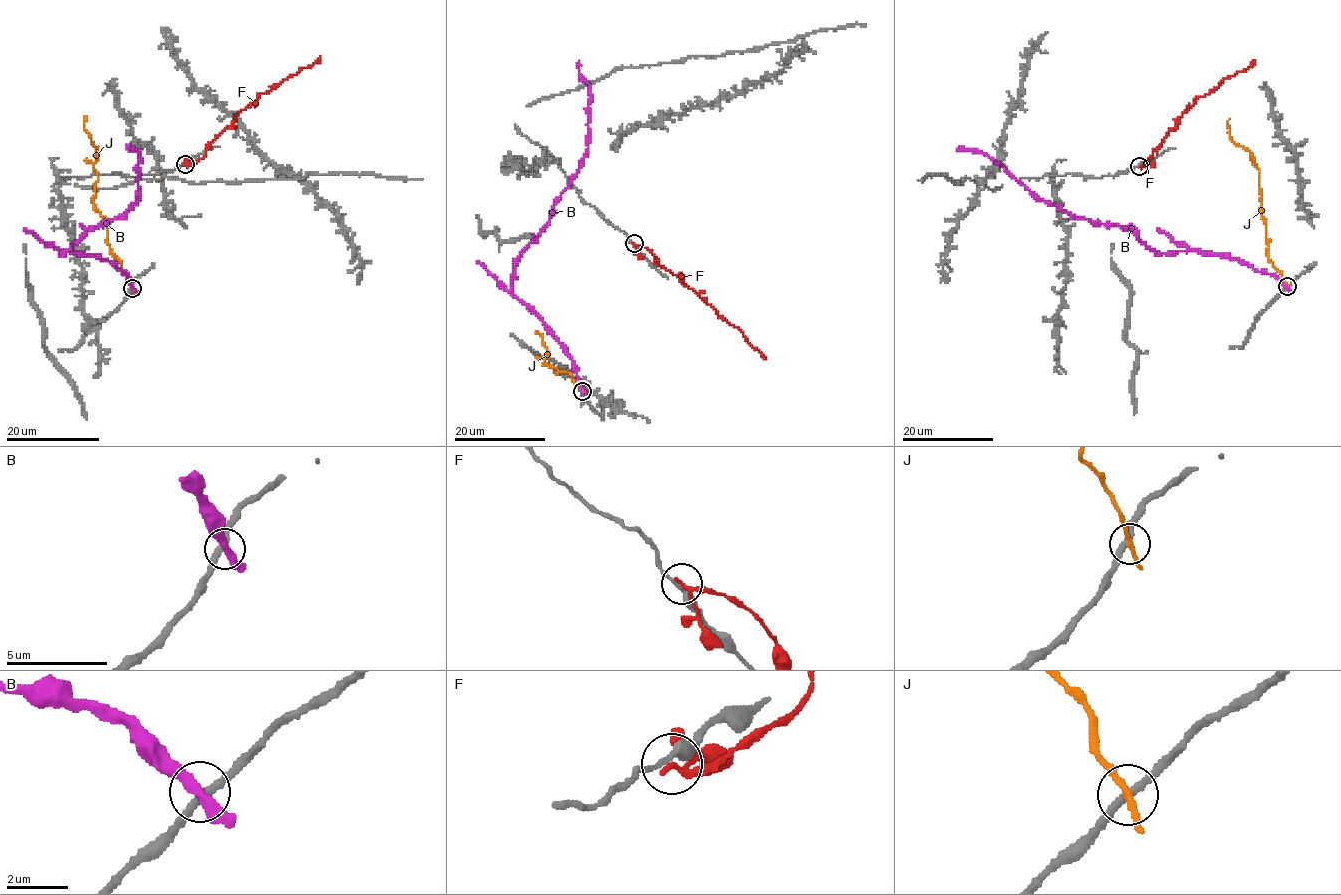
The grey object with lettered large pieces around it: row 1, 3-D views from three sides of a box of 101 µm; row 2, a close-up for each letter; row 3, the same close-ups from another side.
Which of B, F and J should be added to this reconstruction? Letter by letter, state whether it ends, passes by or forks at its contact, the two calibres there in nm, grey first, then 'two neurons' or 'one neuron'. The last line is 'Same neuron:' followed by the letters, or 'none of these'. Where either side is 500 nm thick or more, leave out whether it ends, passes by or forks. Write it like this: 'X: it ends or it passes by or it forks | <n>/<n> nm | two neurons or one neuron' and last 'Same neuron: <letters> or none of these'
B: it passes by | 280/340 nm | two neurons
F: it passes by | 280/170 nm | two neurons
J: it passes by | 280/200 nm | two neurons
Same neuron: none of these

